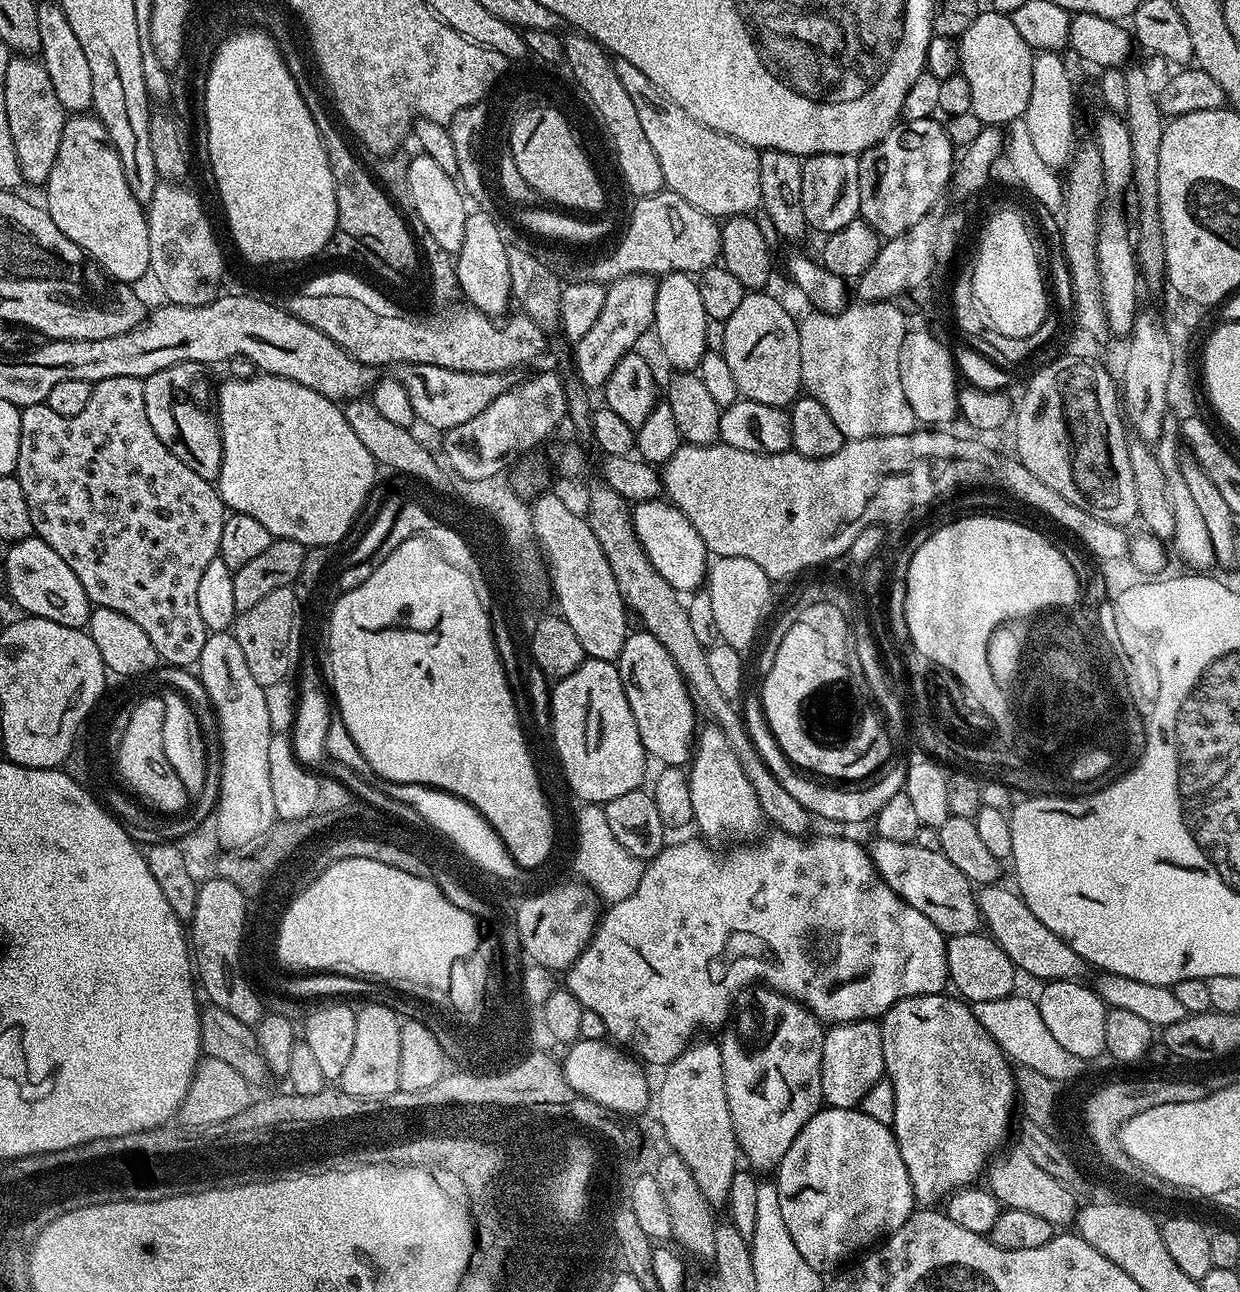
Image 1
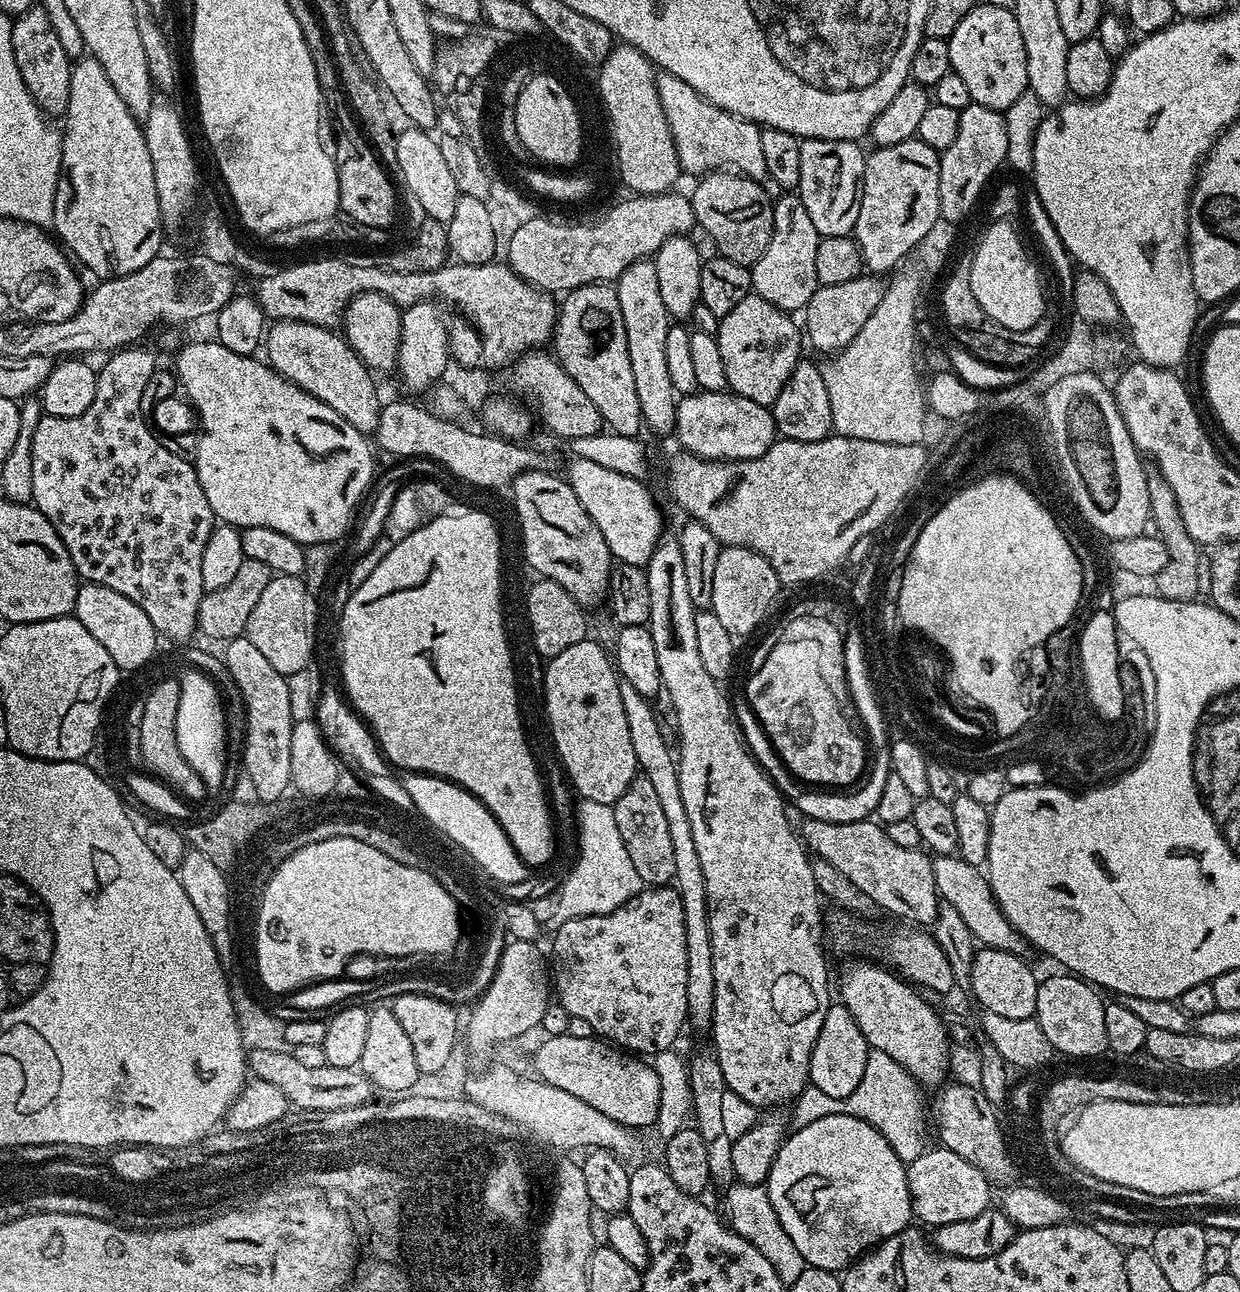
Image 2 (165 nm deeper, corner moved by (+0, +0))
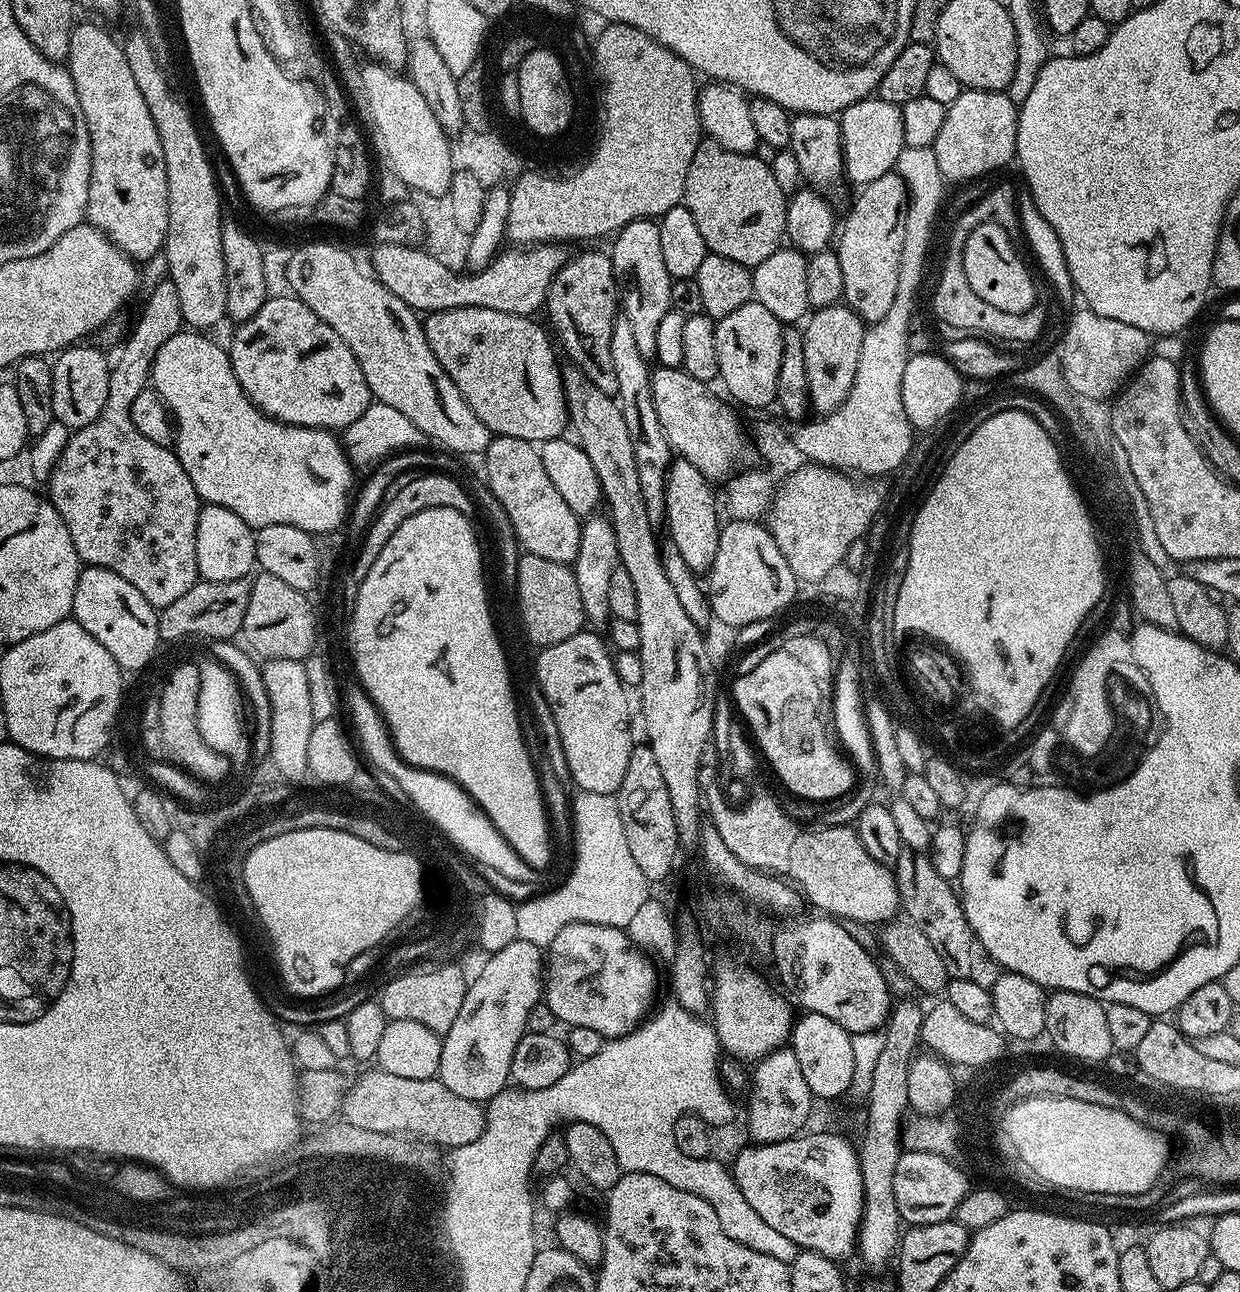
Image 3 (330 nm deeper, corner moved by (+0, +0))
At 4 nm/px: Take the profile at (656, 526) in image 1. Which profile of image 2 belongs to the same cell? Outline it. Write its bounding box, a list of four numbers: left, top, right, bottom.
[566,459,664,566]

